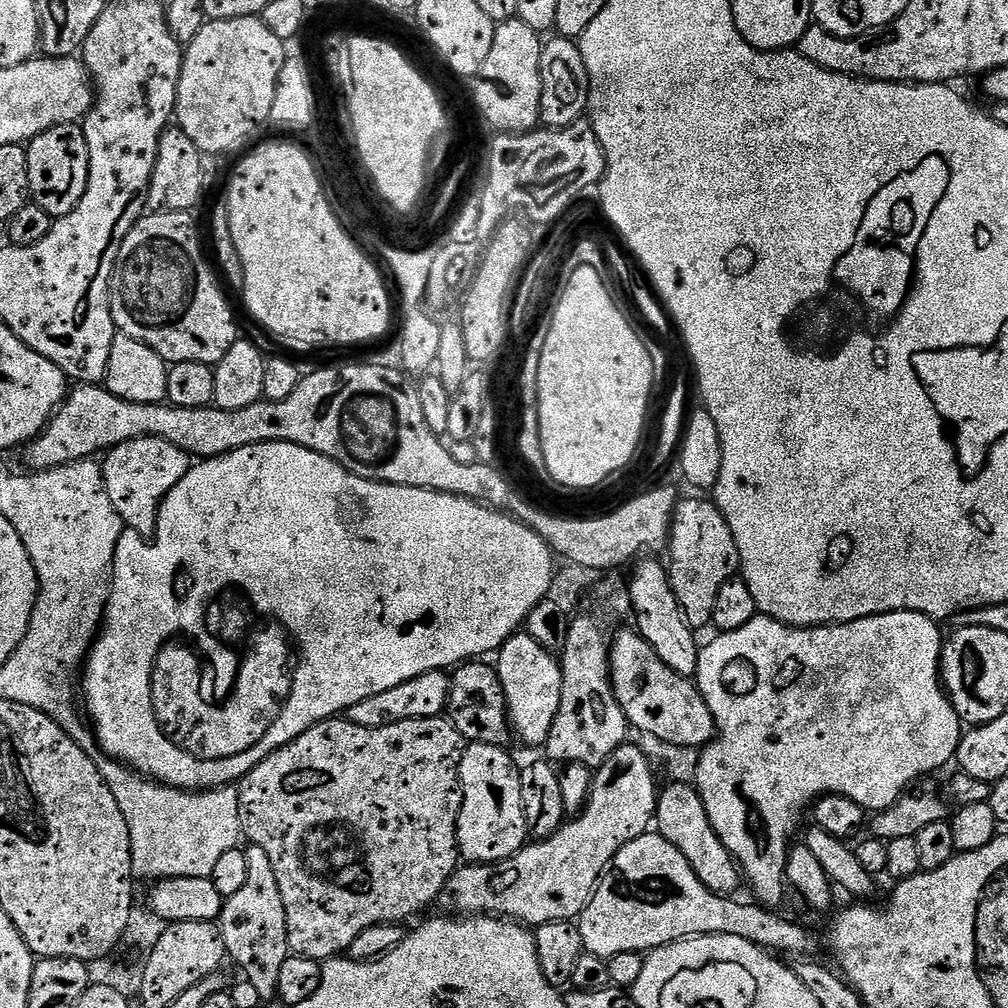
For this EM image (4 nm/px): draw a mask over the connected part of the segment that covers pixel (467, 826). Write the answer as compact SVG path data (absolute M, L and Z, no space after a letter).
M469 743L462 754L462 762L460 763L462 806L458 814L456 837L461 857L468 864L496 864L500 860L508 860L516 852L519 852L525 844L529 843L530 837L524 799L522 798L520 768L512 761L512 756L508 751L507 747L499 748L489 744Z

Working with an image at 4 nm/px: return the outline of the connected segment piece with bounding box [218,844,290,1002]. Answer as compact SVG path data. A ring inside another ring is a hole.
M248 844L244 848L248 863L248 877L238 894L227 897L224 909L220 911L220 933L224 939L224 950L229 961L233 960L241 968L243 979L249 980L258 990L261 1001L277 999L278 976L282 971L282 962L290 954L288 946L288 923L286 922L286 906L282 906L282 890L278 890L278 878L274 878L274 866L270 866L270 857L262 846Z

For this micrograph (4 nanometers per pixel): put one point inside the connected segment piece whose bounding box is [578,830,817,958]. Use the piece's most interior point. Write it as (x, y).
(650, 897)

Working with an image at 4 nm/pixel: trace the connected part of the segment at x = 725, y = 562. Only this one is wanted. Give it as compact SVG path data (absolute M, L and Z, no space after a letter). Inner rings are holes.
M681 499L677 503L676 513L672 515L672 533L668 535L667 556L670 586L688 625L694 630L709 627L714 618L714 602L718 602L718 590L722 590L722 586L726 586L726 582L740 571L740 555L734 534L711 499Z

